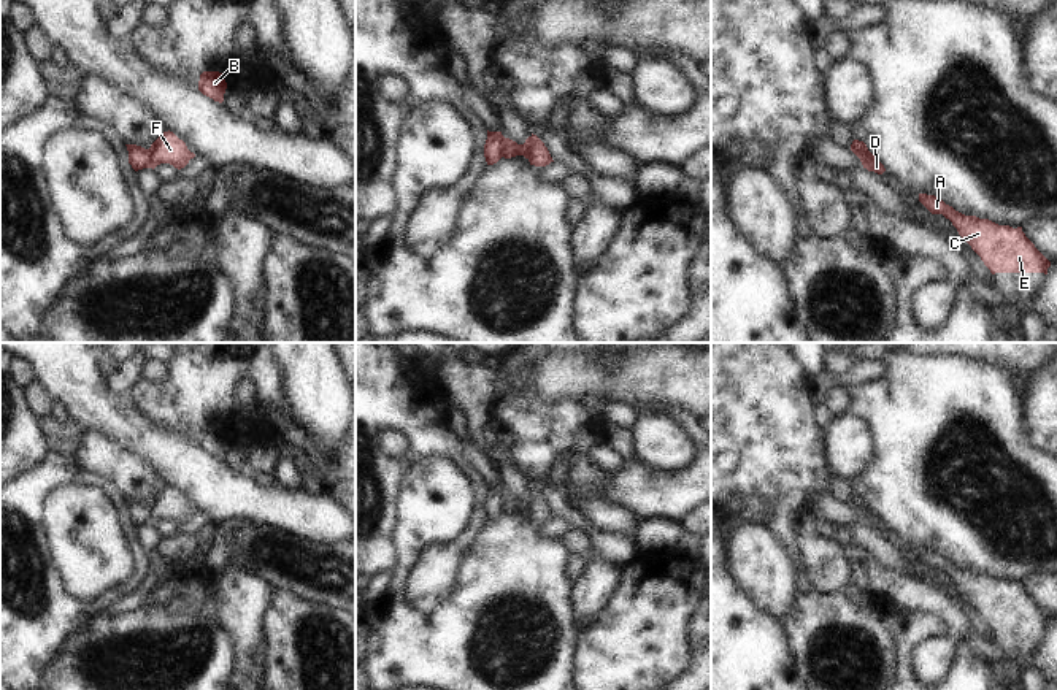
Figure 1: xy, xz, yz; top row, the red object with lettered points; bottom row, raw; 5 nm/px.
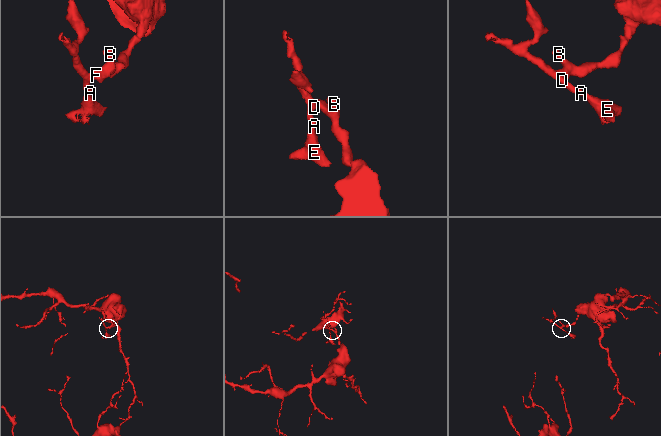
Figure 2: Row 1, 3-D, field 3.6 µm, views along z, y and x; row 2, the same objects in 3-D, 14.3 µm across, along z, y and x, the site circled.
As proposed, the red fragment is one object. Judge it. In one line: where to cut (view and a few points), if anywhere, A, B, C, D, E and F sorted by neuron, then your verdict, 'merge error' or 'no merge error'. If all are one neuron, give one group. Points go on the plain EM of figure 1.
cut in xy along (146, 505), (149, 522); A C E / B D F; merge error

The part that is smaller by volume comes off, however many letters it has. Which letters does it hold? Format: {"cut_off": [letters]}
{"cut_off": ["A", "C", "E"]}

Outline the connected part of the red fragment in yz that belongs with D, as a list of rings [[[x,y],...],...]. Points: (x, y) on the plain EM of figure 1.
[[[854,495],[851,506],[860,514],[863,523],[882,530],[886,527],[884,520],[868,506],[863,496]]]

